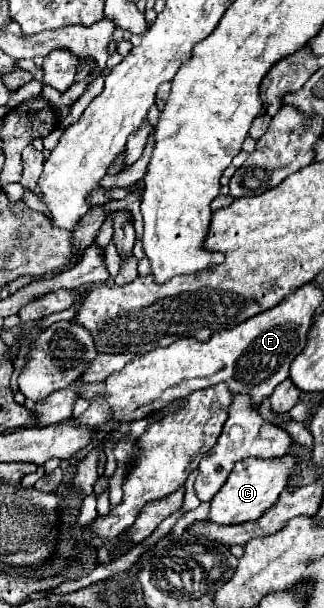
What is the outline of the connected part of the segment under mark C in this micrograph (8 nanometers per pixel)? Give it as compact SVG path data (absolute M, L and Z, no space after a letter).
M287 454L283 458L267 458L267 460L243 458L241 462L235 464L233 472L229 474L219 494L213 496L209 520L217 524L241 524L241 522L257 520L267 508L271 508L277 502L281 490L287 488L289 478L295 476L297 470L299 470L299 460L293 454Z

